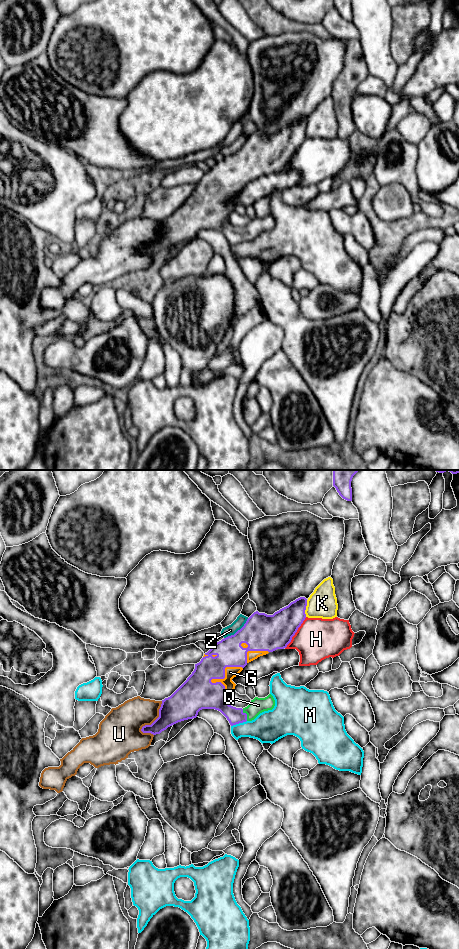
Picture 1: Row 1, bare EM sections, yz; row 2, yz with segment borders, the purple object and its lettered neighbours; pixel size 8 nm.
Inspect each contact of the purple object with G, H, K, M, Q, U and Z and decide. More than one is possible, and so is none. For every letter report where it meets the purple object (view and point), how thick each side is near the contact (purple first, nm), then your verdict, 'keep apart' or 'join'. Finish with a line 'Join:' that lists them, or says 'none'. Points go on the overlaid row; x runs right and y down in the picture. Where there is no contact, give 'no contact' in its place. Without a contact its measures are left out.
G: meets purple in yz at (224, 671); 240 nm thick on the purple side, 100 nm on the other; join
H: meets purple in yz at (295, 632); 300 nm thick on the purple side, 340 nm on the other; keep apart
K: meets purple in yz at (305, 608); 240 nm thick on the purple side, 240 nm on the other; keep apart
M: meets purple in yz at (238, 723); 150 nm thick on the purple side, 260 nm on the other; keep apart
Q: meets purple in yz at (246, 715); 130 nm thick on the purple side, 130 nm on the other; join
U: meets purple in yz at (155, 720); 240 nm thick on the purple side, 280 nm on the other; keep apart
Z: meets purple in yz at (238, 630); 300 nm thick on the purple side, 80 nm on the other; keep apart
Join: G, Q

